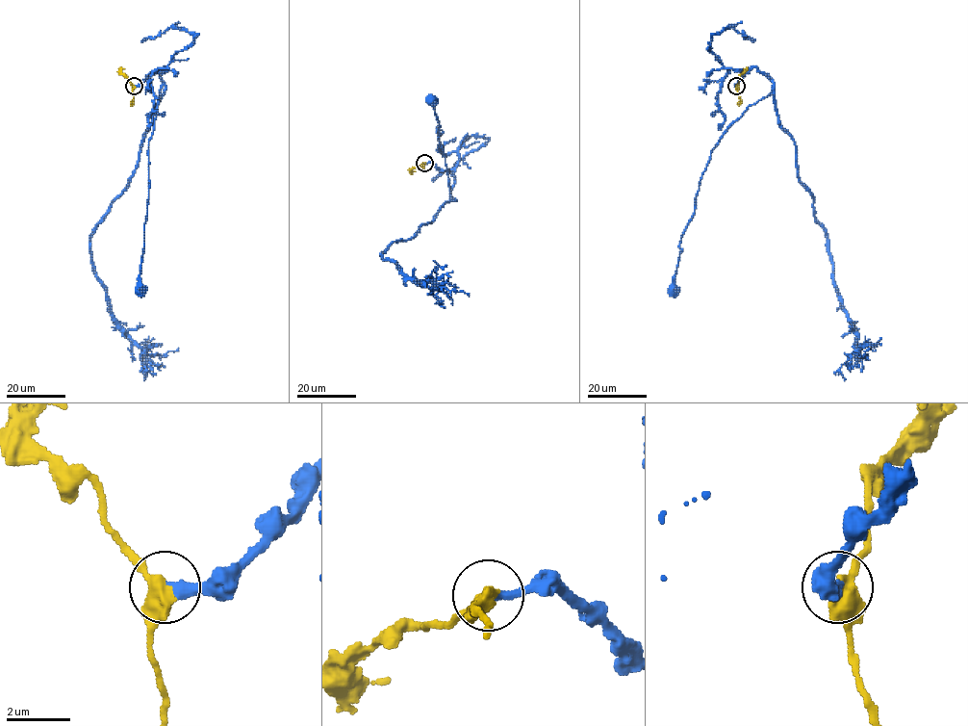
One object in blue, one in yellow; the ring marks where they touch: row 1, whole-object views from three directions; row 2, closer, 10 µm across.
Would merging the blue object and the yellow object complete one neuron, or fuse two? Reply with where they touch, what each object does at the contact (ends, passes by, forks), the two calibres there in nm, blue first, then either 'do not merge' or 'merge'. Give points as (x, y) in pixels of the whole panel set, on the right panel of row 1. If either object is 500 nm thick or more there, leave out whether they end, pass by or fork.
at (736, 86); blue ends there; yellow passes by; 240 nm thick on the blue side, 440 nm on the other; merge

